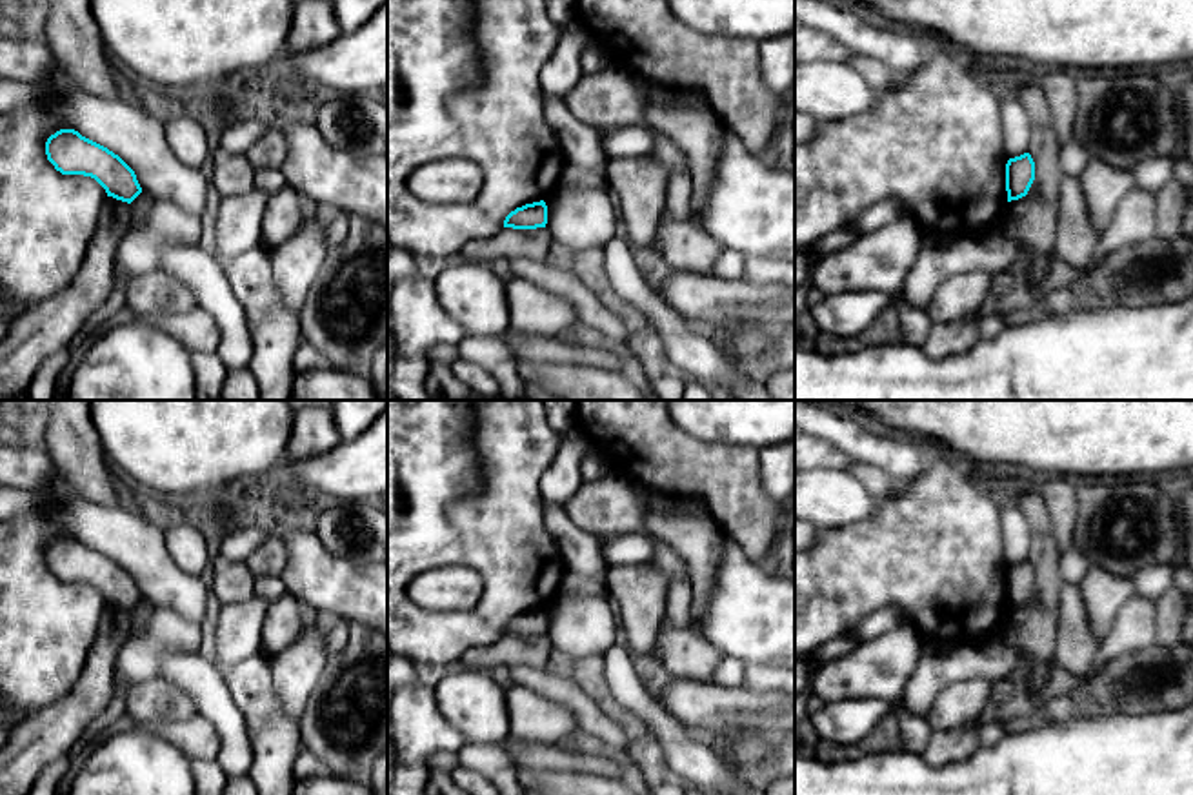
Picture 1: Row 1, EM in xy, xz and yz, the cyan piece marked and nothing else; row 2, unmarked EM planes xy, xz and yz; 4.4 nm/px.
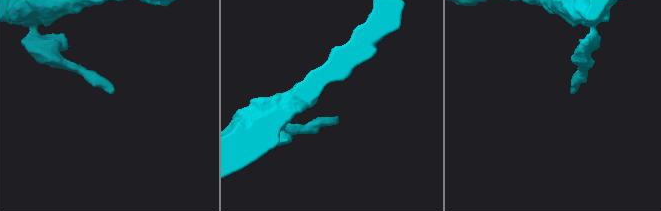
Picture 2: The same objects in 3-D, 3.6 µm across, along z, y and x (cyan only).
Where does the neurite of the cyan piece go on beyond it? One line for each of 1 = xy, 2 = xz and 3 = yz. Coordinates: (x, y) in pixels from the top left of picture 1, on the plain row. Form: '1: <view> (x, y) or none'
1: none
2: none
3: none

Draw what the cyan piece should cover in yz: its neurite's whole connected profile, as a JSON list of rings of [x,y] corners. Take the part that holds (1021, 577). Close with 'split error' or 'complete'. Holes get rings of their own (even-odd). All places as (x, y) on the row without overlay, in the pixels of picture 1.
[[[1029,560],[1009,566],[1006,571],[1008,609],[1028,602],[1035,588],[1035,569]]] | complete

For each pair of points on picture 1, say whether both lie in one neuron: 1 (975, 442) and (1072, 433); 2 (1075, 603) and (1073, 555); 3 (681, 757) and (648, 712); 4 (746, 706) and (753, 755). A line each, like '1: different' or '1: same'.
1: same
2: different
3: same
4: different

